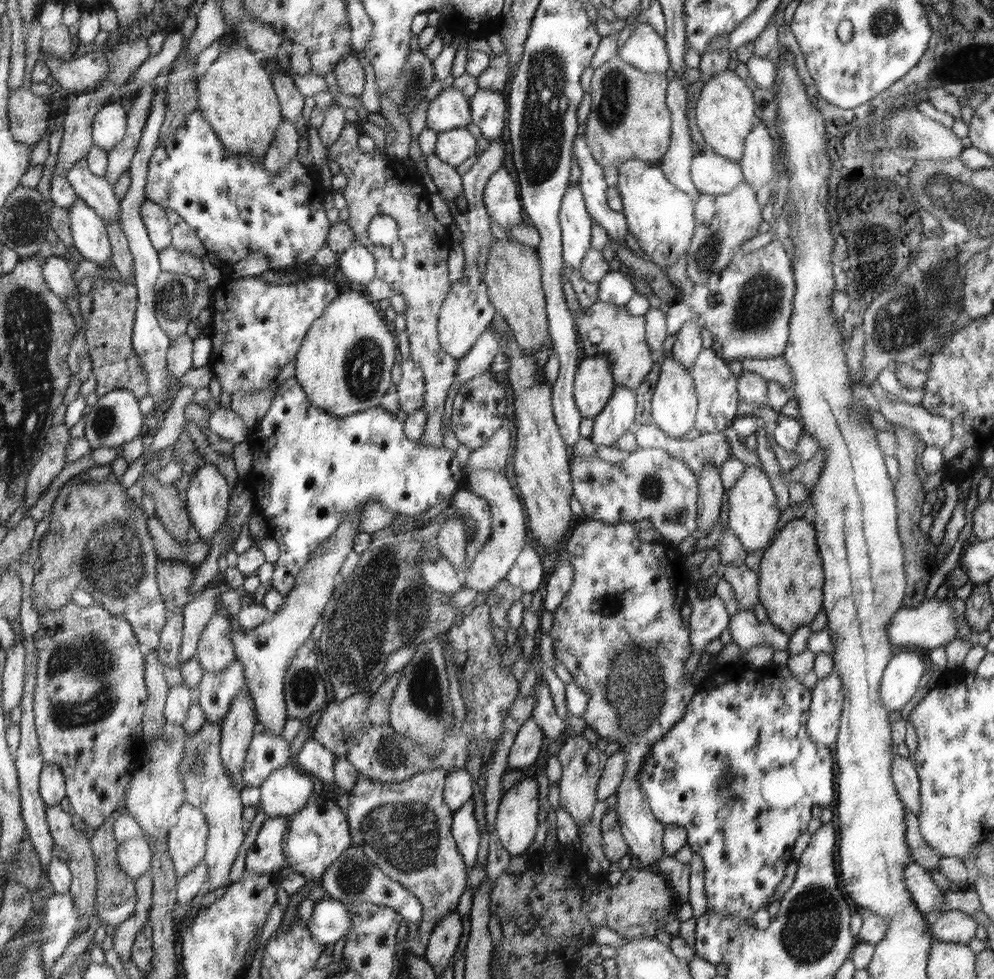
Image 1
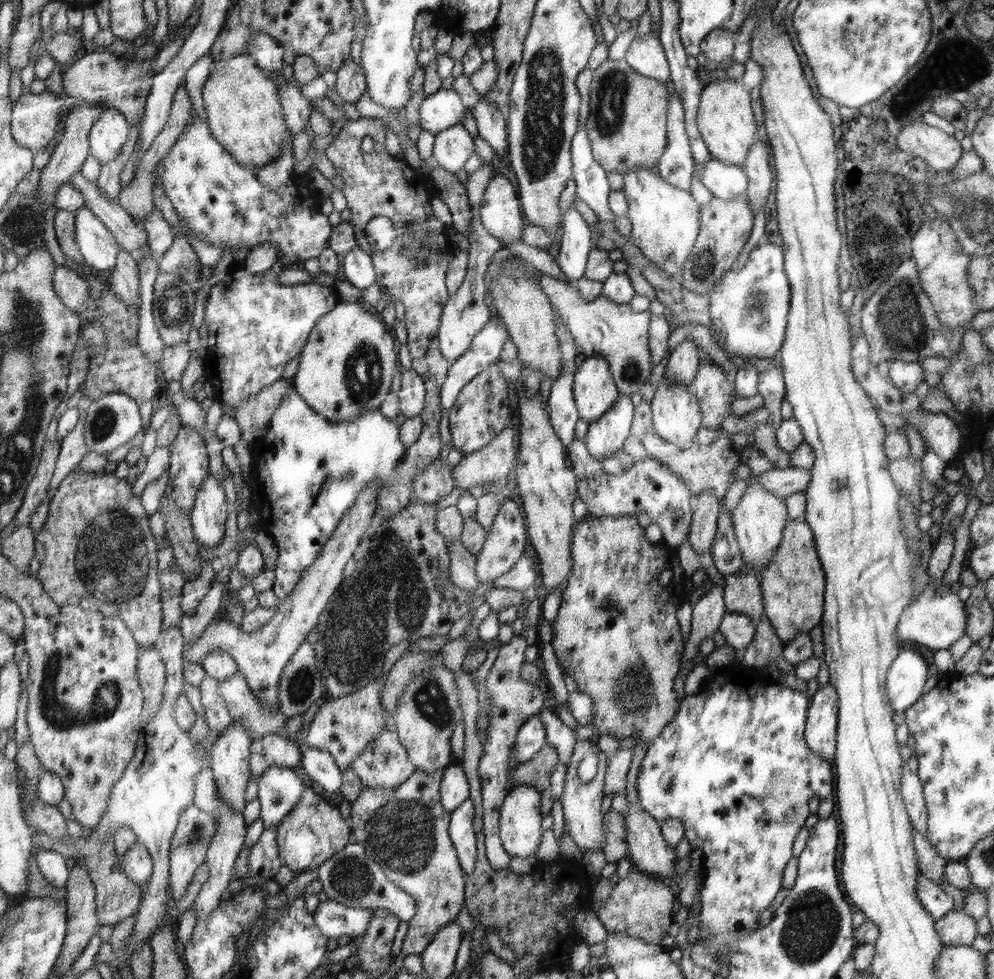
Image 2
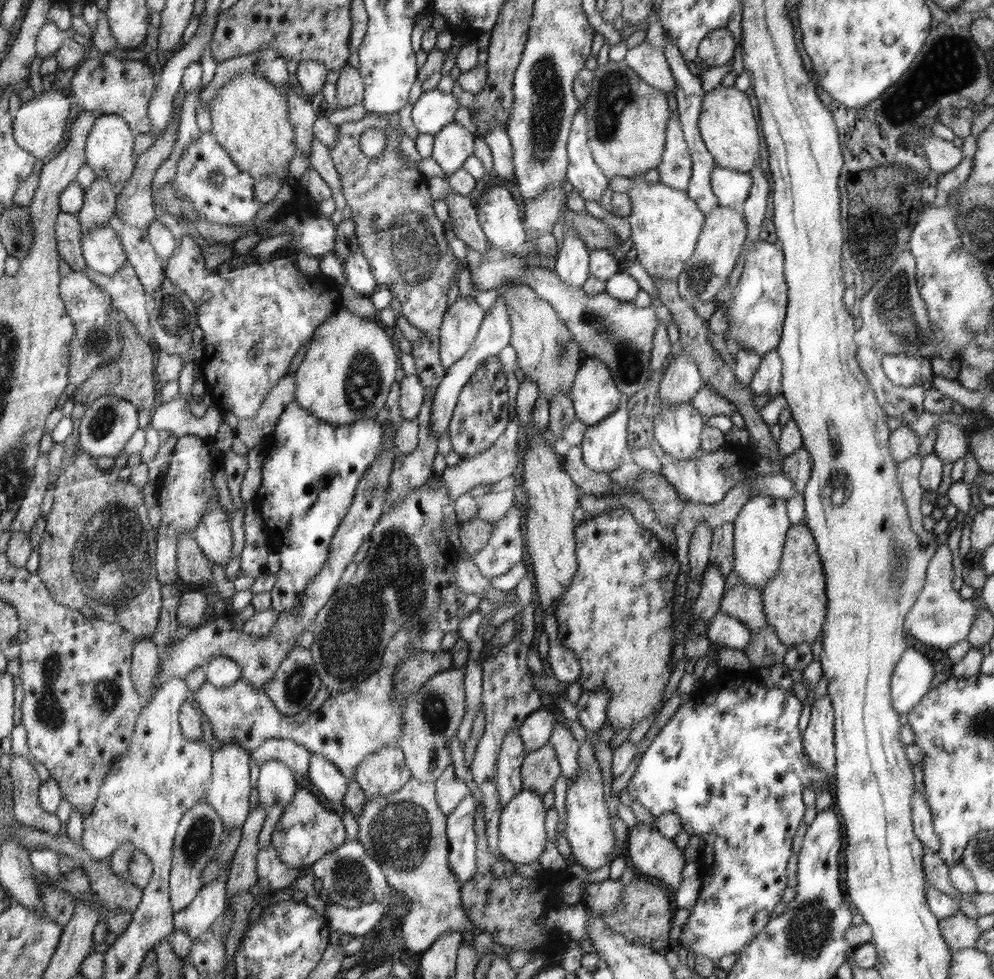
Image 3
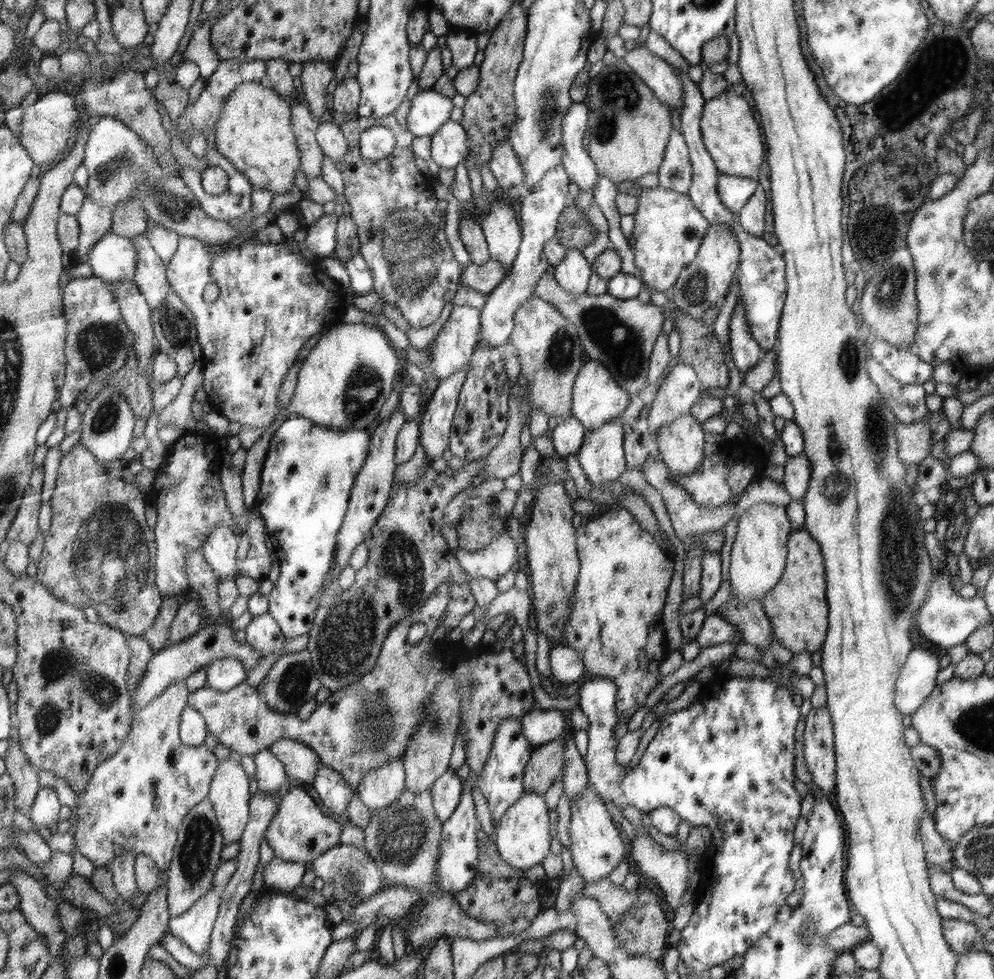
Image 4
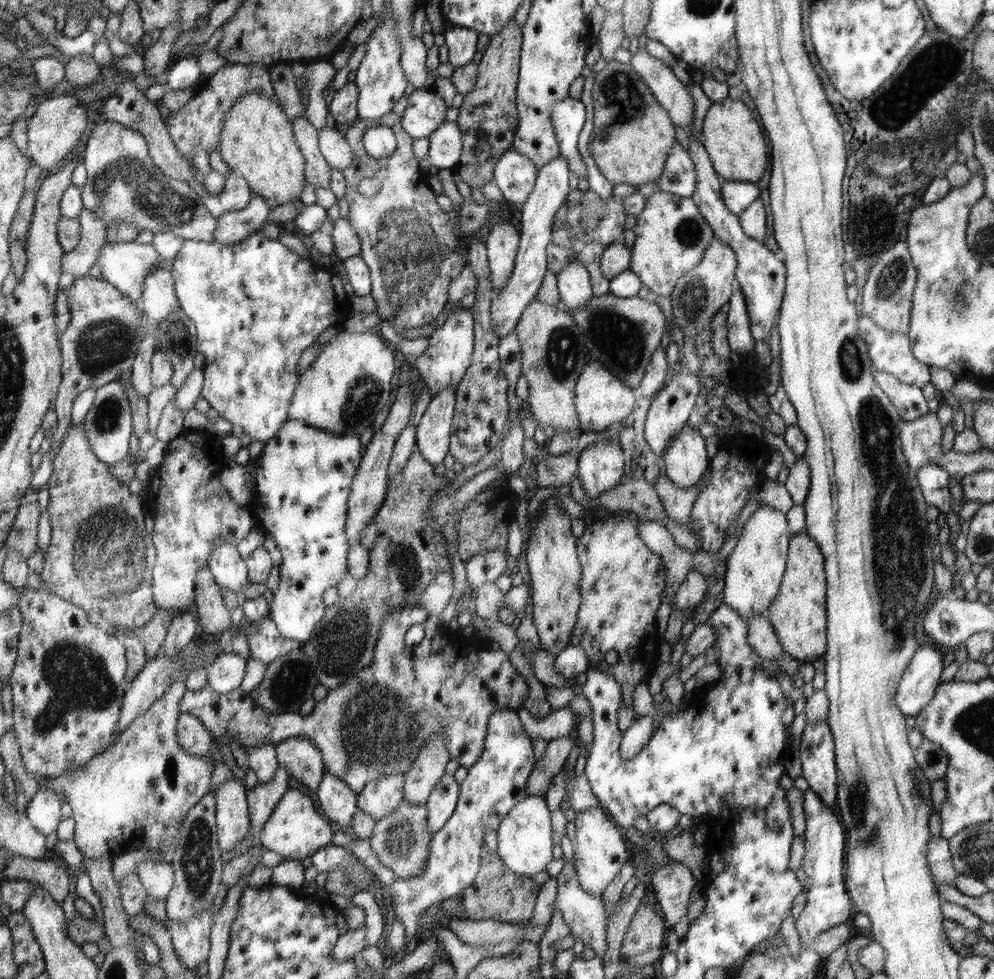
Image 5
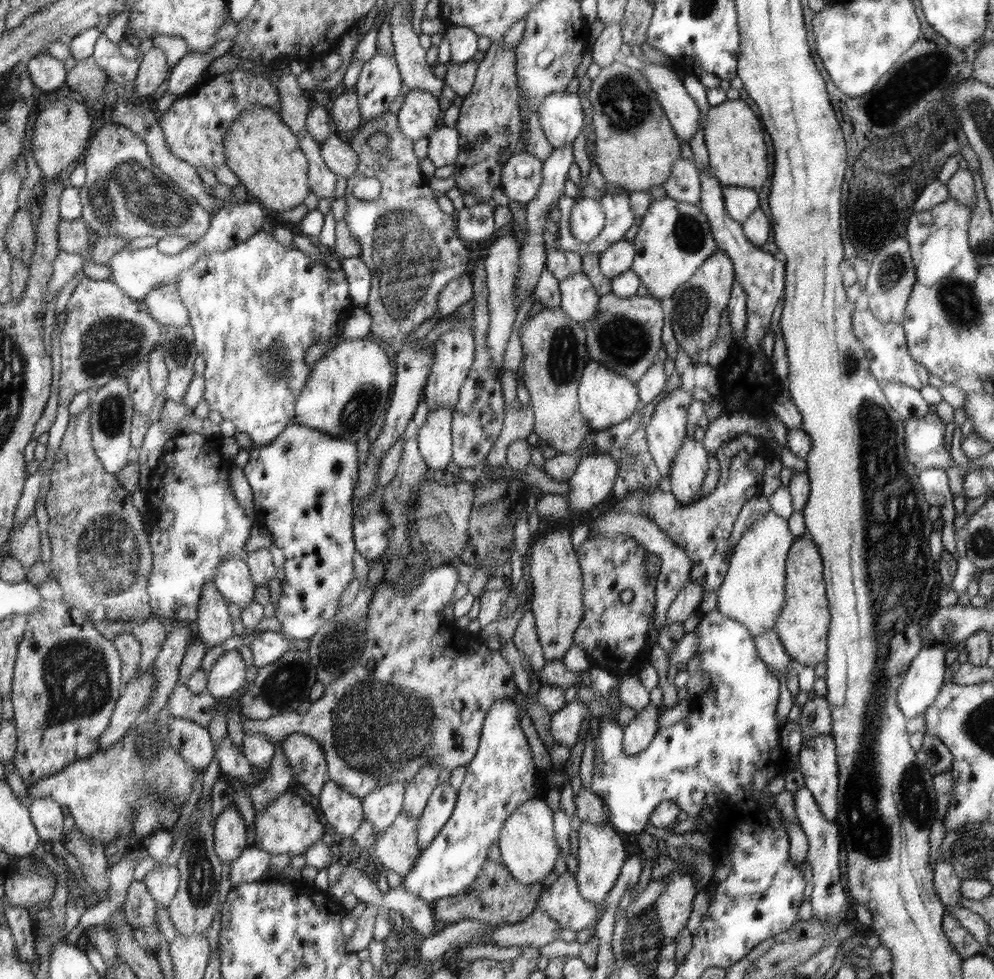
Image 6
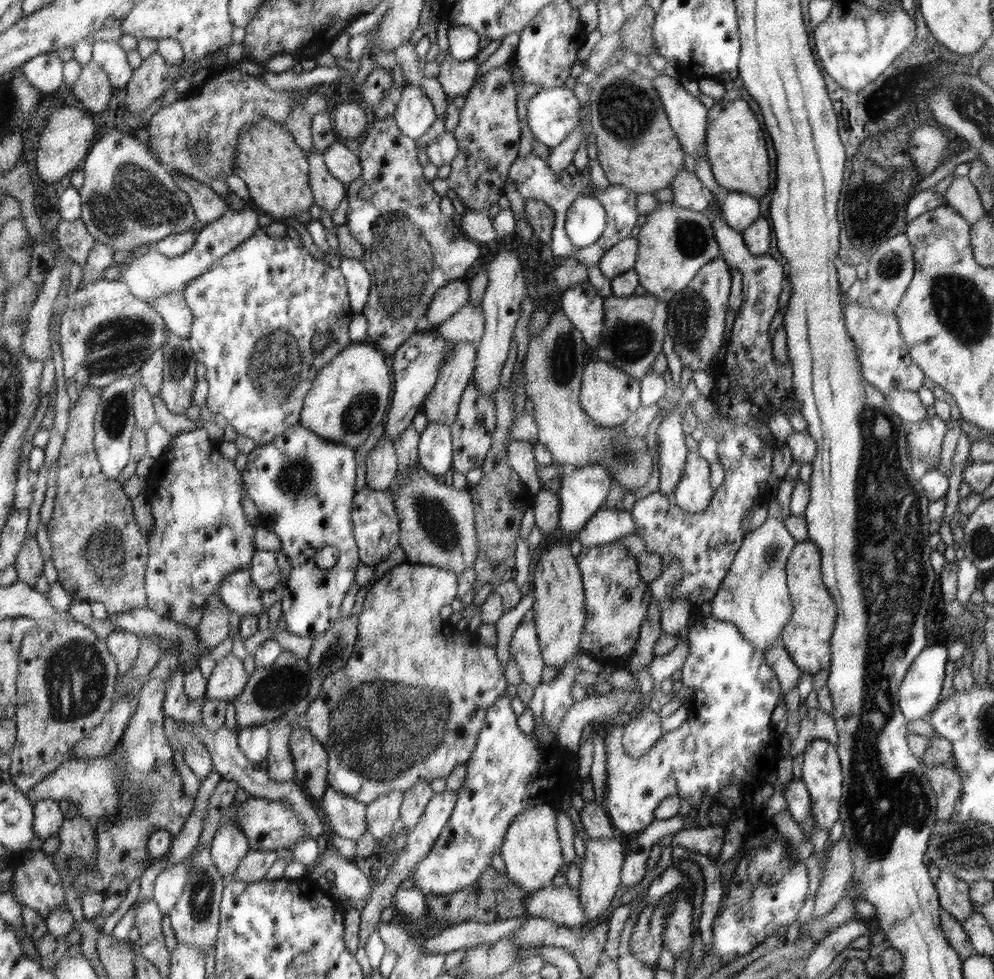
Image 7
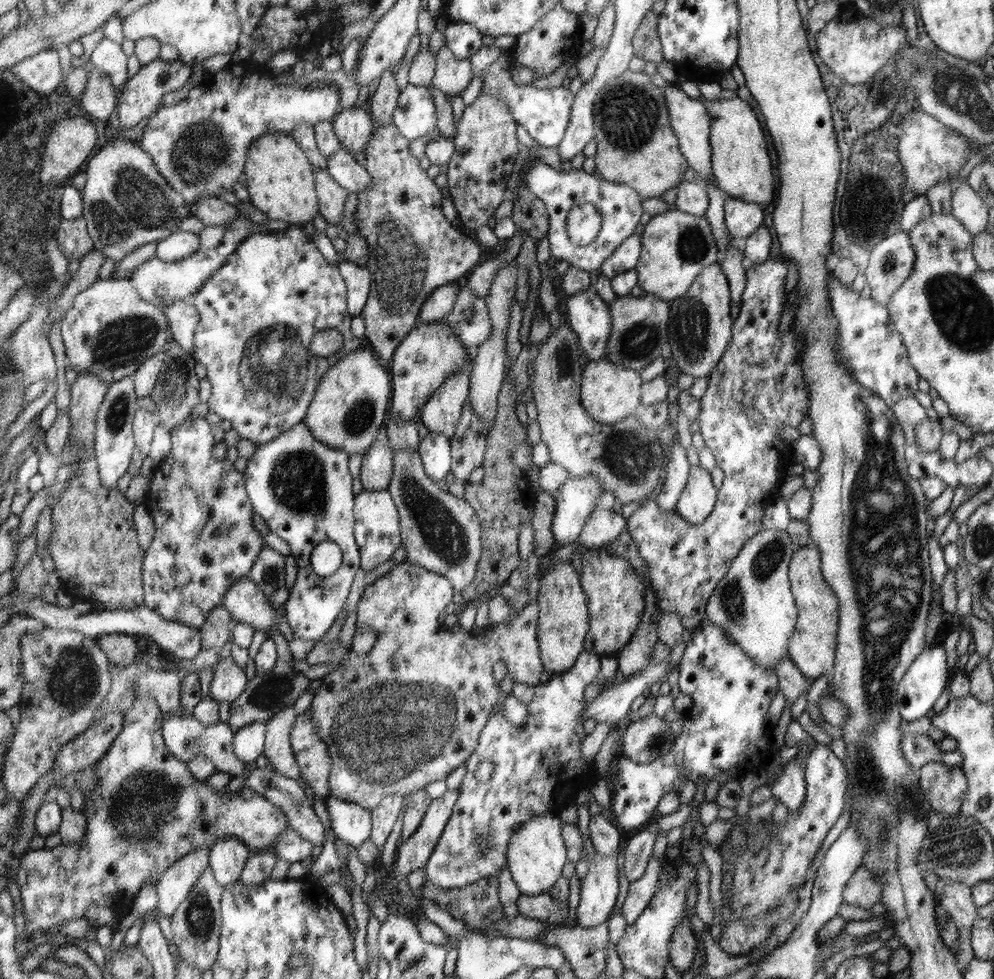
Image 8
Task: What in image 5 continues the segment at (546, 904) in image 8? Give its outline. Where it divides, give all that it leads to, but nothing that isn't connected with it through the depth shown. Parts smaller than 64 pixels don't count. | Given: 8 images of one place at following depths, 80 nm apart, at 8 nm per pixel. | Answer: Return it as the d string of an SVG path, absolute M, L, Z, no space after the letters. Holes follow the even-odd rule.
M564 857L565 865L562 872L555 877L557 880L557 893L554 903L555 910L562 914L564 922L569 926L576 940L582 940L589 948L596 952L596 957L604 958L608 949L606 943L607 914L601 897L592 896L587 891L582 890L579 885L579 877L572 865Z

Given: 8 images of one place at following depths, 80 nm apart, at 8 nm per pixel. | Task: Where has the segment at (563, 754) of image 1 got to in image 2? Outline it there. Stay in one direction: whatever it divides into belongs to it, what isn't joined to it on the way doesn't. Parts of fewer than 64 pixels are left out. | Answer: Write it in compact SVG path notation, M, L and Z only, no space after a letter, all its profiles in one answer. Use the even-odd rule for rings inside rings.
M577 740L574 745L574 751L572 751L572 757L569 764L566 764L567 773L565 779L565 787L563 790L560 802L563 807L563 820L565 821L566 830L568 834L572 836L572 840L576 843L576 846L580 848L580 852L590 852L591 850L597 850L605 845L605 827L604 827L604 814L602 814L602 800L605 797L605 773L607 770L607 756L604 752L601 752L599 747L590 740ZM588 754L596 754L600 756L600 774L597 774L590 782L584 782L578 777L578 766L585 756Z

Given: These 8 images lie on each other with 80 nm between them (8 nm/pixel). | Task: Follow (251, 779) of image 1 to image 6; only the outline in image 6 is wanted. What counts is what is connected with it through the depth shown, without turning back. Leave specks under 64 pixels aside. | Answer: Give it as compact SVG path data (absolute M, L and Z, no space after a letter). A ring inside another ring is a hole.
M292 734L280 743L284 758L292 767L296 782L312 796L318 796L327 782L326 752L307 735Z

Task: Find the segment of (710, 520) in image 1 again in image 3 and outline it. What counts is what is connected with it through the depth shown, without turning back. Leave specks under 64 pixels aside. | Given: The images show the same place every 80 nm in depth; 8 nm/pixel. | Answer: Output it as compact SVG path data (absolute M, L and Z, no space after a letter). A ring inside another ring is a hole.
M699 522L690 539L689 549L686 556L689 560L689 580L692 578L700 579L705 574L705 568L709 562L710 542L712 542L712 528L707 522Z

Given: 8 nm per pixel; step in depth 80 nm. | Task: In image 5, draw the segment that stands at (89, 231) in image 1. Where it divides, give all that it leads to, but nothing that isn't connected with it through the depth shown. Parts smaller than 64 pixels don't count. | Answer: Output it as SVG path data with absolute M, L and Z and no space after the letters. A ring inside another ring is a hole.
M133 242L105 243L100 253L96 265L100 267L101 278L112 283L124 295L131 300L140 300L144 293L146 275L152 273L156 267L170 267L171 262L162 260L160 254L156 252L154 246L148 244L137 244Z

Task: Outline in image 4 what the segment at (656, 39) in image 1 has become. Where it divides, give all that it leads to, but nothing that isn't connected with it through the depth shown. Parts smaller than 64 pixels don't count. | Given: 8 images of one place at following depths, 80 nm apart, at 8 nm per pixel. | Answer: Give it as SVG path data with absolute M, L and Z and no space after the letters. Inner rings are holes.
M640 47L627 51L624 62L651 87L660 102L680 112L686 91L674 67Z

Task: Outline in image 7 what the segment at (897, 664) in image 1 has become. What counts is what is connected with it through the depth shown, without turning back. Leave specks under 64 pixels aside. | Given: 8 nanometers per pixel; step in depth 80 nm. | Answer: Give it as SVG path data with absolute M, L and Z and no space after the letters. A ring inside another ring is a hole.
M947 645L924 649L899 687L899 707L908 721L925 719L938 705L948 662Z

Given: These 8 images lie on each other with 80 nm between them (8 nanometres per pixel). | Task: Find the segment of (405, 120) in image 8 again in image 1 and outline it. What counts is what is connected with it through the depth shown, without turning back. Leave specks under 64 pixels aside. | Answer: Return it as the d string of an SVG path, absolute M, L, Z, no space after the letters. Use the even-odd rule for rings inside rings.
M454 87L444 88L429 102L426 122L438 133L462 128L472 122L470 102L462 91Z

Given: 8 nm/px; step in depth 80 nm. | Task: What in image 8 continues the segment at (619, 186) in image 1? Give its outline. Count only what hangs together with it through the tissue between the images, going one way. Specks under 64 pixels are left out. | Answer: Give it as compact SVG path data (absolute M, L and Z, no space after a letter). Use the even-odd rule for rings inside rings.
M676 208L650 218L640 232L643 240L642 259L636 266L638 286L644 294L654 295L665 301L683 297L694 285L696 278L708 266L717 264L716 243L712 224L705 217L696 217Z

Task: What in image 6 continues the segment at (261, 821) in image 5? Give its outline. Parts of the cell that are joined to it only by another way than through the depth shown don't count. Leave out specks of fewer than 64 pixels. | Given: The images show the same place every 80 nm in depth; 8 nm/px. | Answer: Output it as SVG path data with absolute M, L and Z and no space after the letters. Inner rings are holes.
M280 743L275 744L274 758L270 761L268 772L258 786L245 786L250 794L256 812L262 812L274 802L278 795L289 790L294 771L284 758Z

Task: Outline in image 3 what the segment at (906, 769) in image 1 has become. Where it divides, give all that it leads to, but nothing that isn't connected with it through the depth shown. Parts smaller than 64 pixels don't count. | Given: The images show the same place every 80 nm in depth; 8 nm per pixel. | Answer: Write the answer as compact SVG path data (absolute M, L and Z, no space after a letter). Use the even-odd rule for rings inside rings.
M918 790L912 796L912 824L914 824L914 834L921 840L921 843L938 853L941 849L941 840L935 833L933 827L933 820L930 808L928 807L927 800L920 795Z

